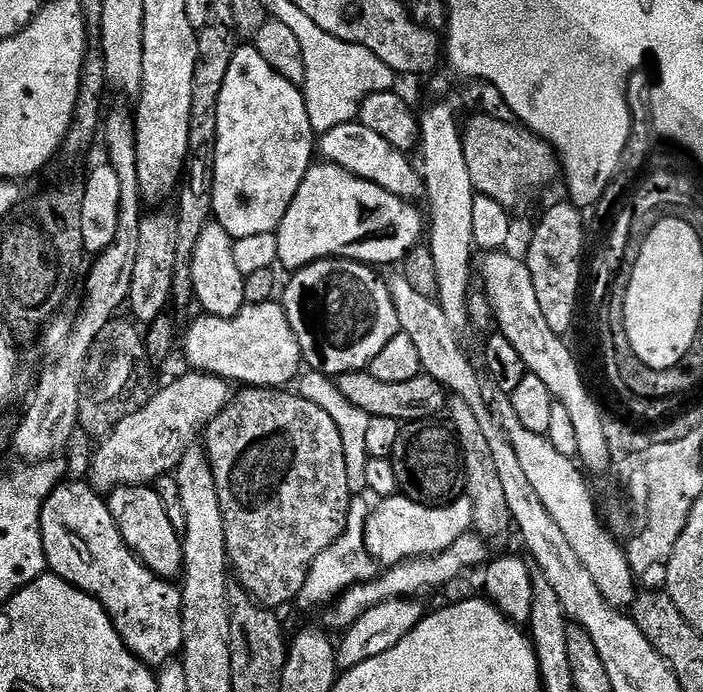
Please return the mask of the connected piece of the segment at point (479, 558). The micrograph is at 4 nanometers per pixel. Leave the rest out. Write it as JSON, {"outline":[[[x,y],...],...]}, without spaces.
{"outline":[[[469,530],[462,534],[452,546],[440,553],[434,553],[432,556],[420,556],[402,561],[392,567],[385,567],[373,580],[367,580],[361,584],[356,584],[341,592],[335,600],[331,601],[323,609],[324,624],[323,627],[328,630],[340,628],[347,630],[351,624],[358,622],[358,618],[366,610],[378,606],[387,600],[403,600],[405,598],[416,598],[421,594],[419,592],[428,592],[431,588],[438,588],[442,584],[448,584],[451,580],[459,578],[463,572],[468,572],[471,568],[479,569],[487,565],[490,560],[488,556],[490,544],[483,537]]]}

